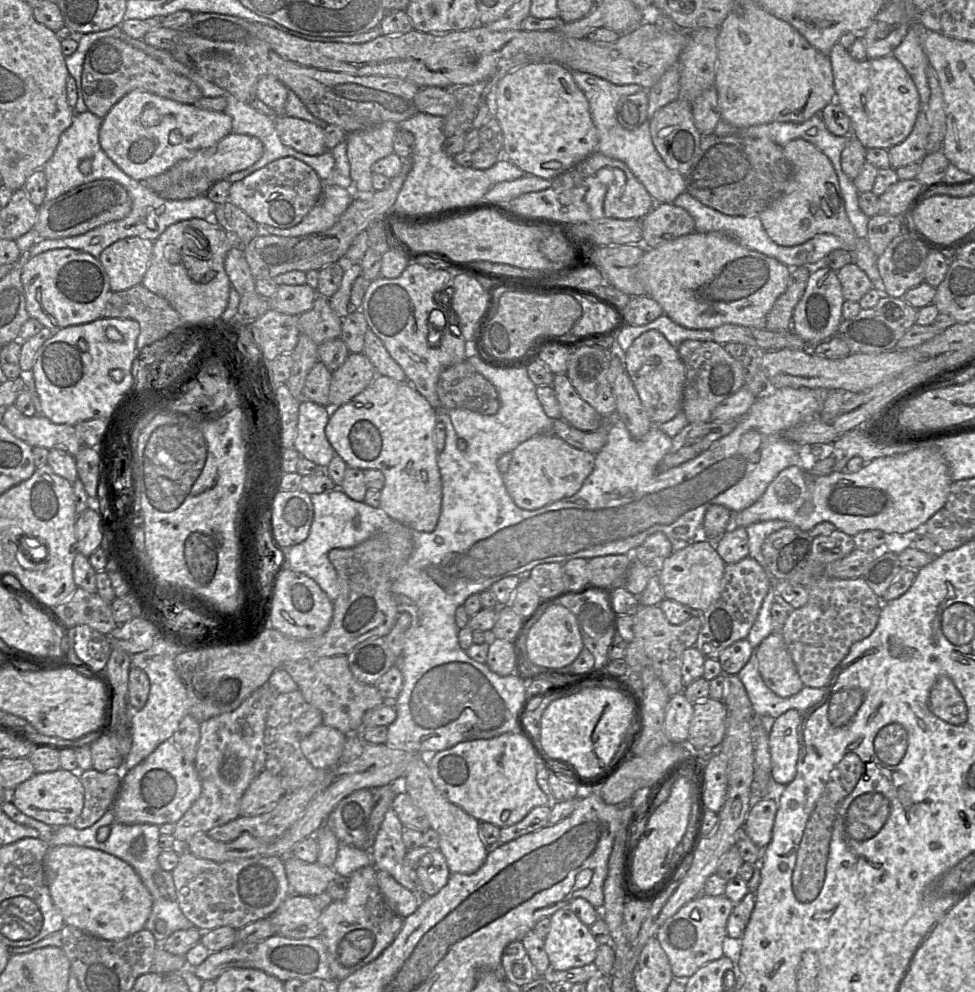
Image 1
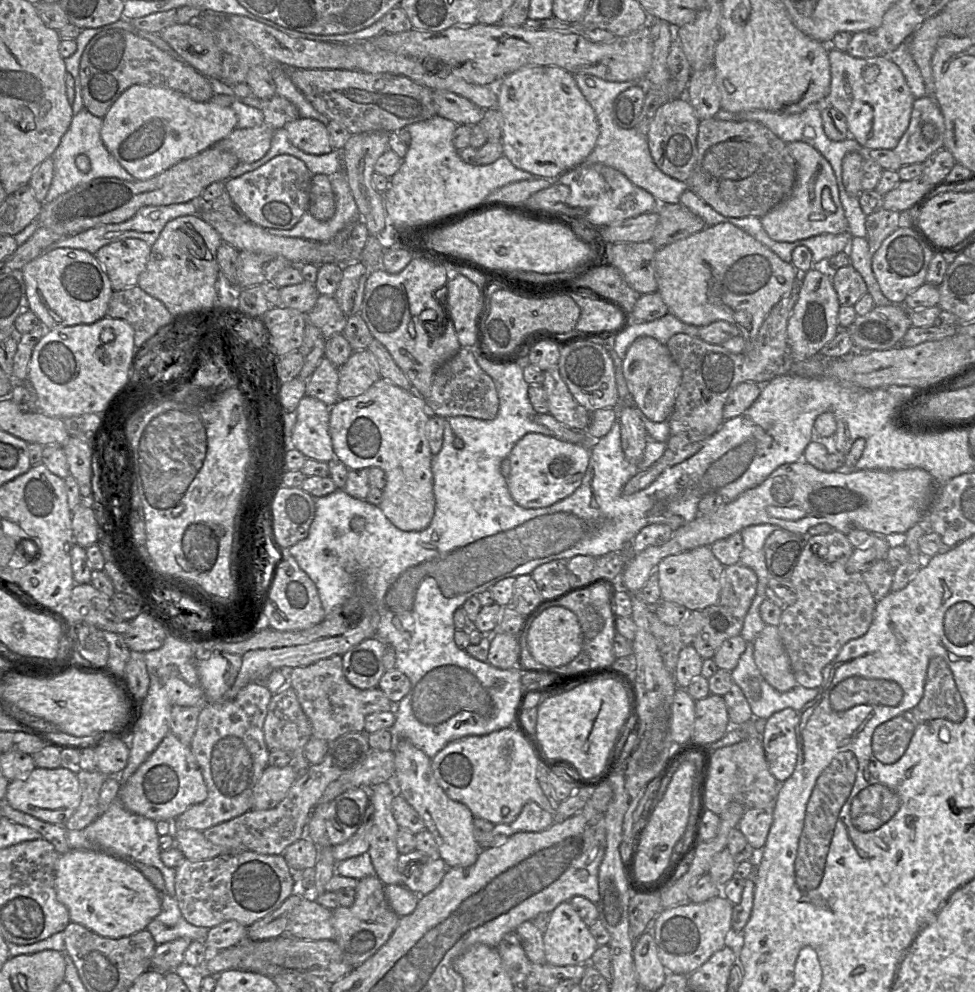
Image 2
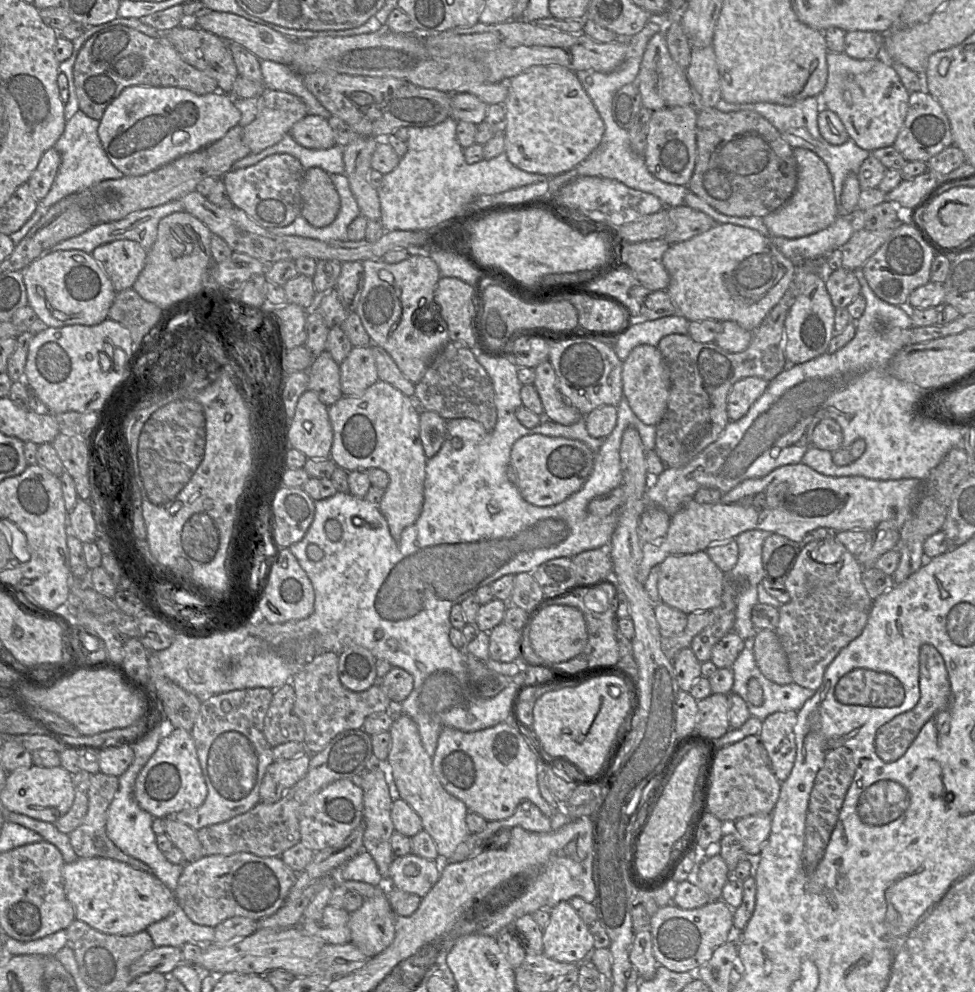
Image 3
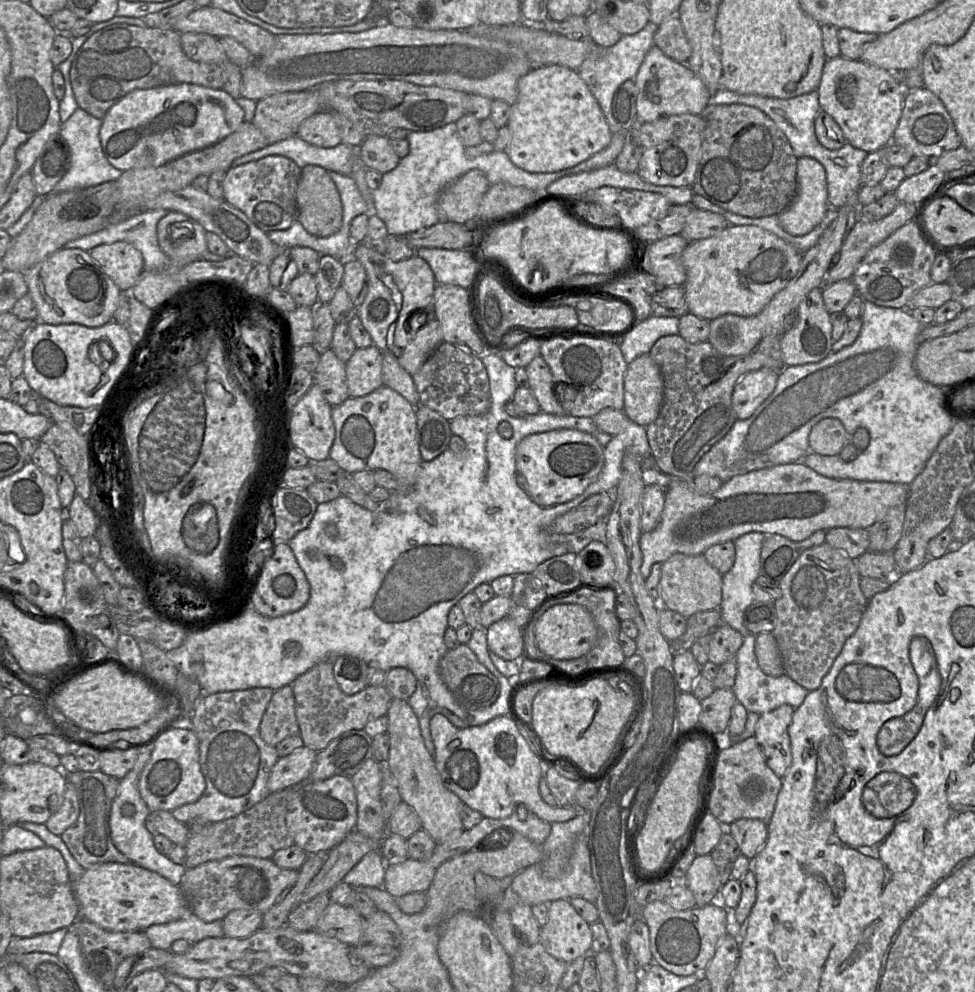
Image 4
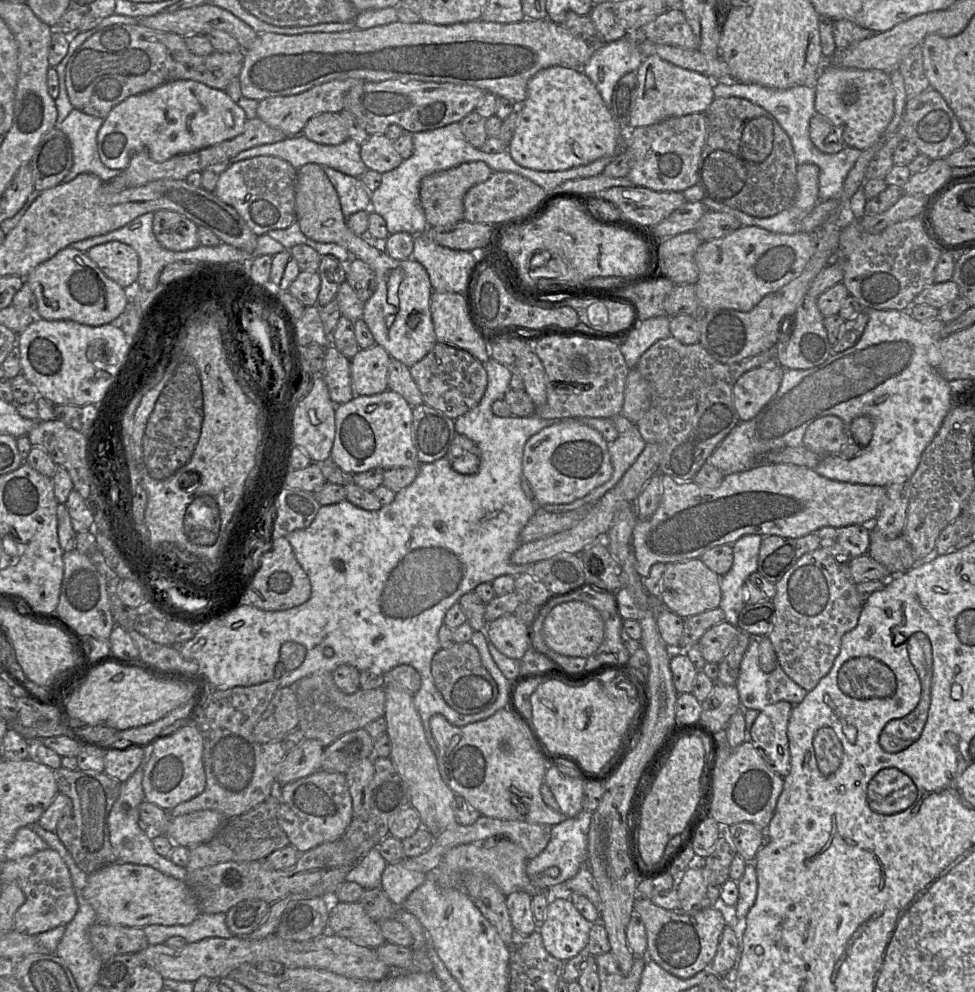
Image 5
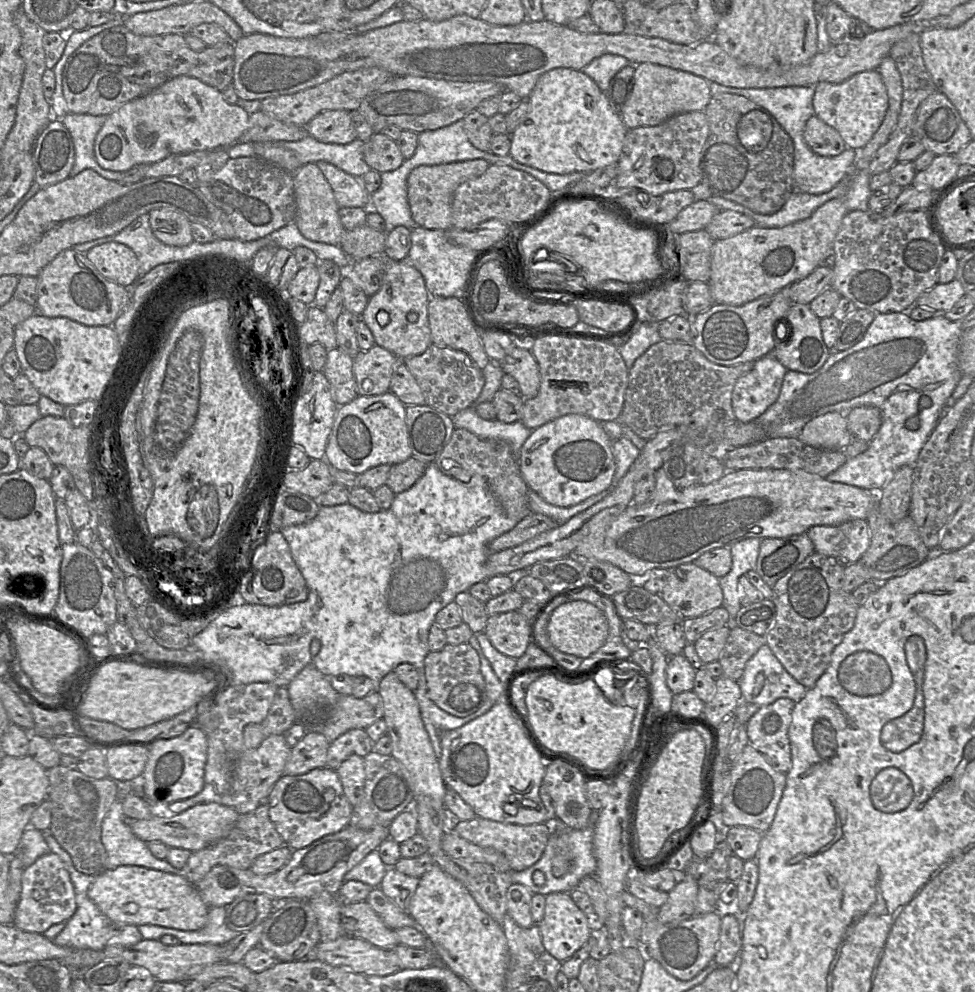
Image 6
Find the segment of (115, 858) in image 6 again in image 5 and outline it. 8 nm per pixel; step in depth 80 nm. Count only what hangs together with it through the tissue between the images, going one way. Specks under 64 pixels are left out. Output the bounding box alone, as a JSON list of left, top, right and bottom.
[108,766,185,881]

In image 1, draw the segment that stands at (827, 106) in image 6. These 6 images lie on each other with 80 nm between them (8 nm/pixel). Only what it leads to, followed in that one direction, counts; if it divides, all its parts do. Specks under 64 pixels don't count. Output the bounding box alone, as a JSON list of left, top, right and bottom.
[828,42,921,149]

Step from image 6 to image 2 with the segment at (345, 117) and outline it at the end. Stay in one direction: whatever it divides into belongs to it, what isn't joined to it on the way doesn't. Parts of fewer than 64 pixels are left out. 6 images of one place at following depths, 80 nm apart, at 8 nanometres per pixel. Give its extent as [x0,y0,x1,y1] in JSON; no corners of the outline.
[284,118,333,155]

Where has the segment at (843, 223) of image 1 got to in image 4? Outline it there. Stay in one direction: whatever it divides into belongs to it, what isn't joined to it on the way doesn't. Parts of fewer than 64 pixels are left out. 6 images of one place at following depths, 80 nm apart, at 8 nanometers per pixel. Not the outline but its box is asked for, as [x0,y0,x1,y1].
[778,157,828,236]

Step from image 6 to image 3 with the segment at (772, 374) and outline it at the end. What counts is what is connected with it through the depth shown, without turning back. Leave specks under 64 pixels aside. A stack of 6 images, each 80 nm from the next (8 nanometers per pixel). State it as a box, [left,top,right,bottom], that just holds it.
[727,376,769,421]

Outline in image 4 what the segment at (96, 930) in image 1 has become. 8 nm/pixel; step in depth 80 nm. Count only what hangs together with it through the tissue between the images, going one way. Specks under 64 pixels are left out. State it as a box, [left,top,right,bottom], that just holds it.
[73,862,186,932]

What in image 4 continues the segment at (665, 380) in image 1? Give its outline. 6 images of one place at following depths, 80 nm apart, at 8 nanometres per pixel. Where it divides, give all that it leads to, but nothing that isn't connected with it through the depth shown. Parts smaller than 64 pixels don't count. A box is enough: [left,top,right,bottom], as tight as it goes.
[622,354,662,427]

